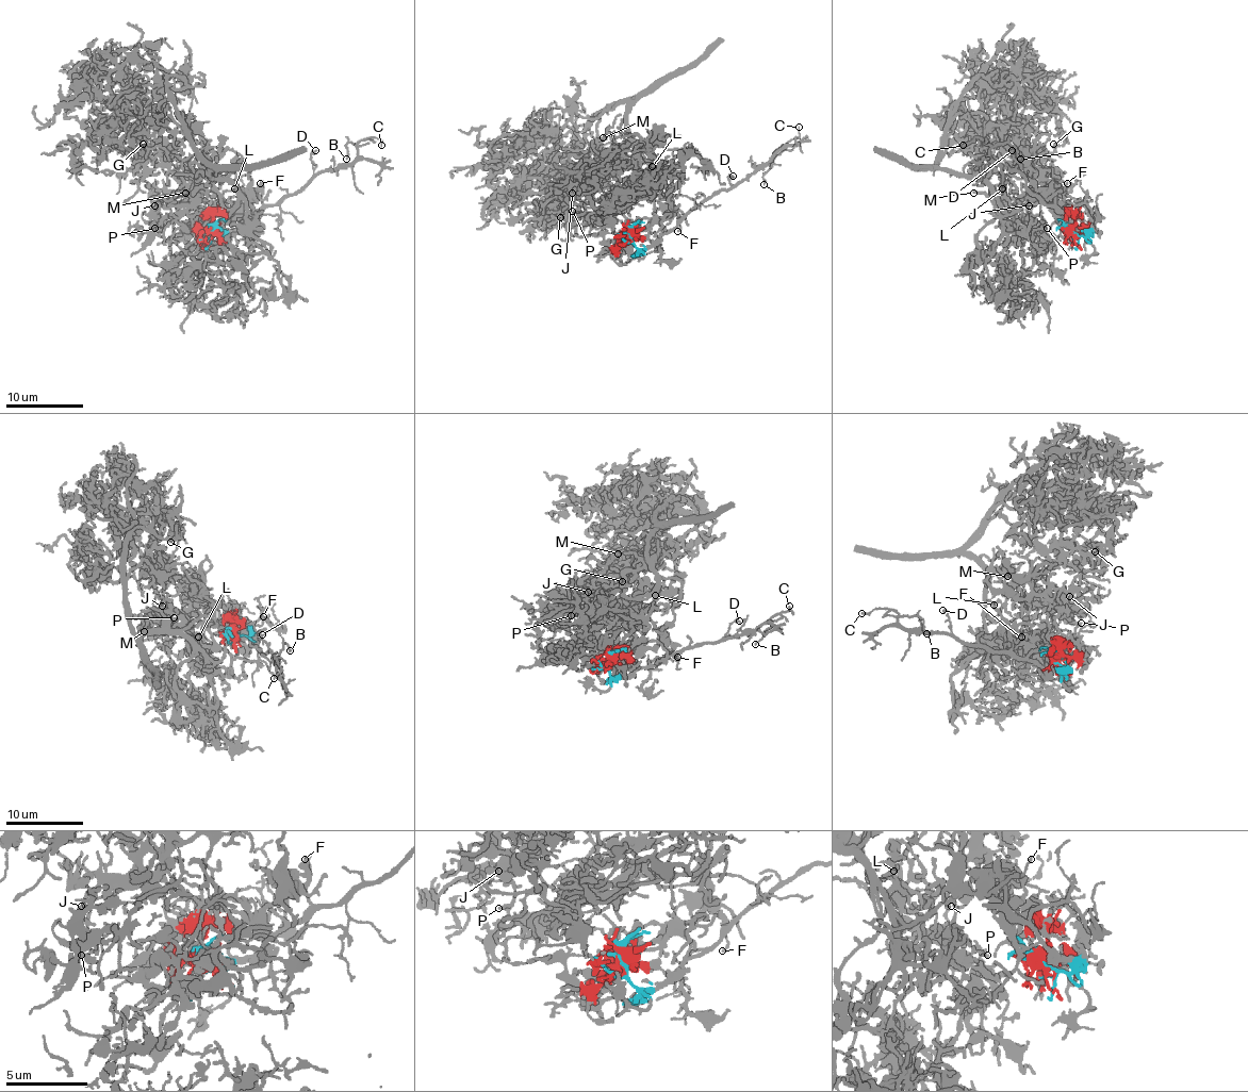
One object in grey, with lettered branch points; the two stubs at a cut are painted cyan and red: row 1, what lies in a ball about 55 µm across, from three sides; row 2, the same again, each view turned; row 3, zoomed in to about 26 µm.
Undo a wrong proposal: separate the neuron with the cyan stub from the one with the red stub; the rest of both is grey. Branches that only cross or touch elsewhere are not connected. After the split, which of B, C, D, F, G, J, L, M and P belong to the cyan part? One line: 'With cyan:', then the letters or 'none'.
With cyan: B, C, D, F

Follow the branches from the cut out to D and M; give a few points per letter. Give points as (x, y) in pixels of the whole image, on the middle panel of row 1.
D: (630, 236), (637, 248), (650, 248), (720, 189), (732, 186), (727, 178), (734, 177)
M: (630, 236), (600, 209), (616, 184), (608, 170), (588, 165), (604, 137)

